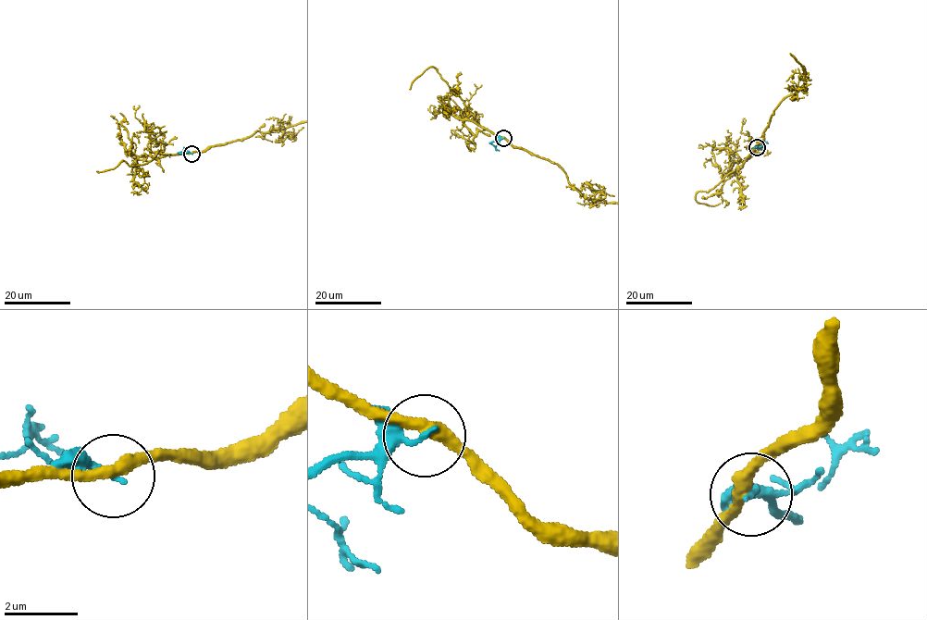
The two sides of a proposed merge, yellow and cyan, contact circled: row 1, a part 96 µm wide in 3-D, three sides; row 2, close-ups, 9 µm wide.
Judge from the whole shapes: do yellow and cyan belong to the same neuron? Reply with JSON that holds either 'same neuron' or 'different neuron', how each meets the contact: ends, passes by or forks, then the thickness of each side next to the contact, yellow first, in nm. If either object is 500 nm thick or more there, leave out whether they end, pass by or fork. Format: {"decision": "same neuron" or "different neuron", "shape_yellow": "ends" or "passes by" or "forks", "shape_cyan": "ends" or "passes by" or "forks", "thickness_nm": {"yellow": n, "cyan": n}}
{"decision": "different neuron", "shape_yellow": "passes by", "shape_cyan": "ends", "thickness_nm": {"yellow": 320, "cyan": 160}}

